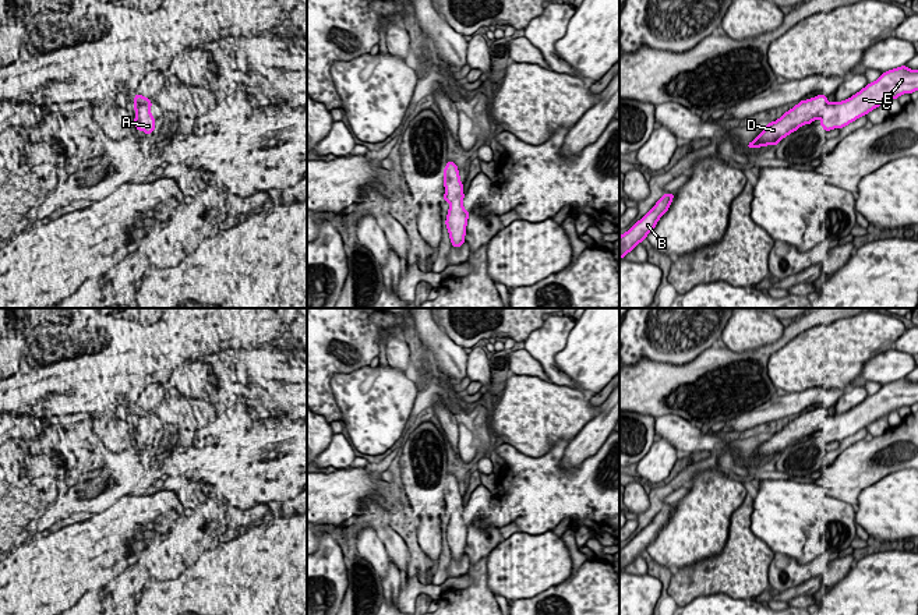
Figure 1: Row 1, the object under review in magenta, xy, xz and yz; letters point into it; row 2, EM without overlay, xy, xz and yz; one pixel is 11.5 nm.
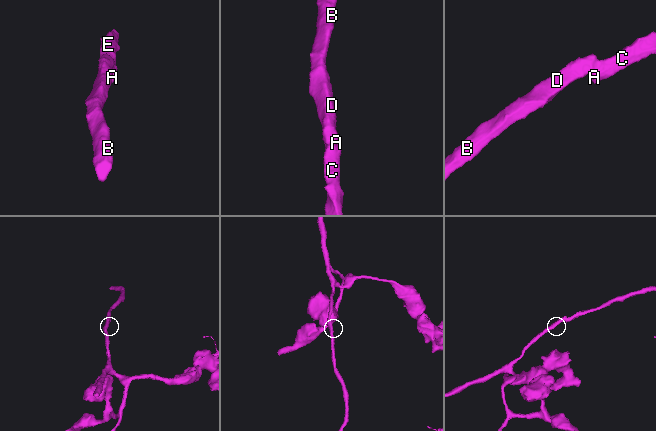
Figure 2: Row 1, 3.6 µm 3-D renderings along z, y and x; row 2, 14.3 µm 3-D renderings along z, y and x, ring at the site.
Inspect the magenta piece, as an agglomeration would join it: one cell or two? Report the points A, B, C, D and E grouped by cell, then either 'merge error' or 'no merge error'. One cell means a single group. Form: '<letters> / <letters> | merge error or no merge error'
A B C D E | no merge error

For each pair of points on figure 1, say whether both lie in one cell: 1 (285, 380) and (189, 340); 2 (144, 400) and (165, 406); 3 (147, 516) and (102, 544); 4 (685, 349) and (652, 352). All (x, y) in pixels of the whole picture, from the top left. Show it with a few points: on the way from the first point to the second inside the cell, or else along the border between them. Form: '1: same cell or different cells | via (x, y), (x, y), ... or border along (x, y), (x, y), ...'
1: different cells | border along (267, 345), (249, 349)
2: different cells | border along (165, 399), (158, 406)
3: same cell | via (136, 516), (131, 516), (113, 534)
4: same cell | via (677, 349), (660, 352)

